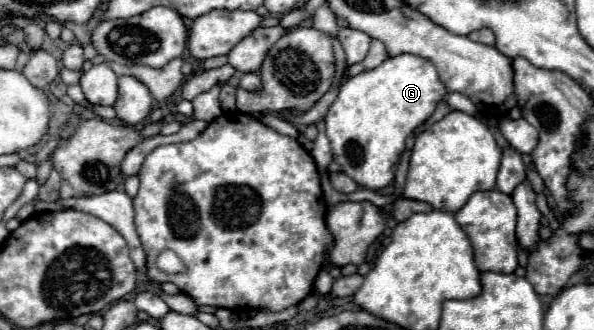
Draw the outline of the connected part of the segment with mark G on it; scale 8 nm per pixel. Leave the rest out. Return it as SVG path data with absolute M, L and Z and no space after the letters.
M415 54L387 58L381 66L349 78L325 116L333 160L359 186L369 190L385 188L395 178L407 136L429 120L445 94L447 90L433 62Z

